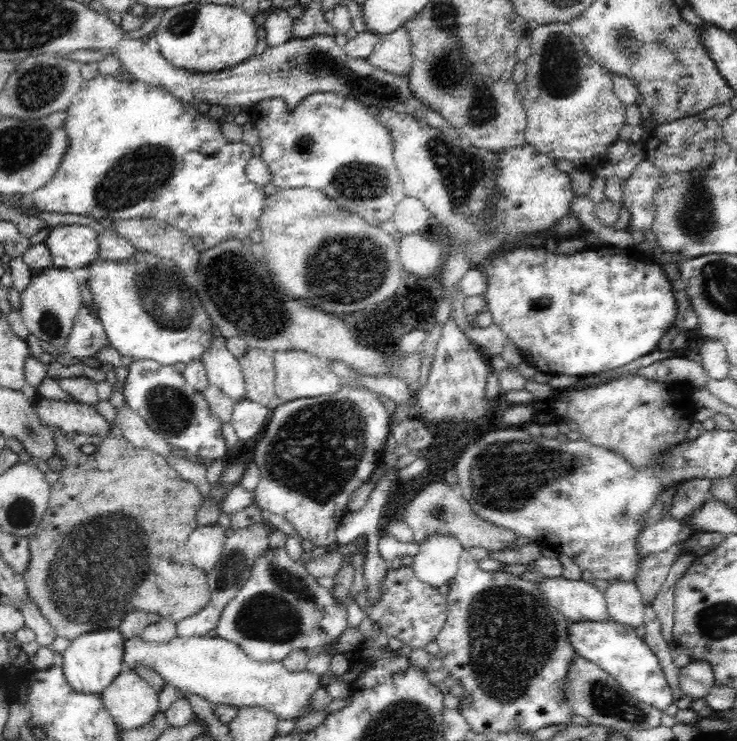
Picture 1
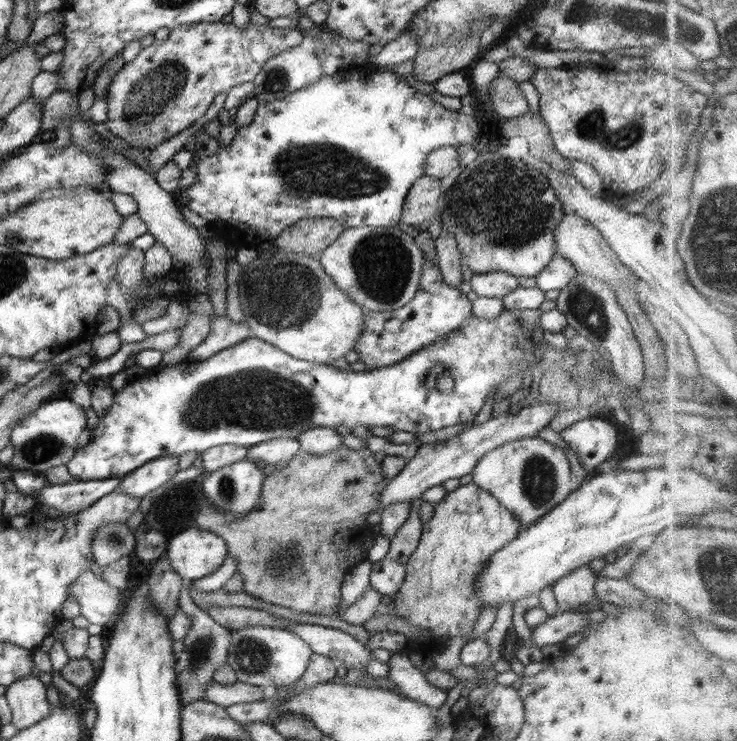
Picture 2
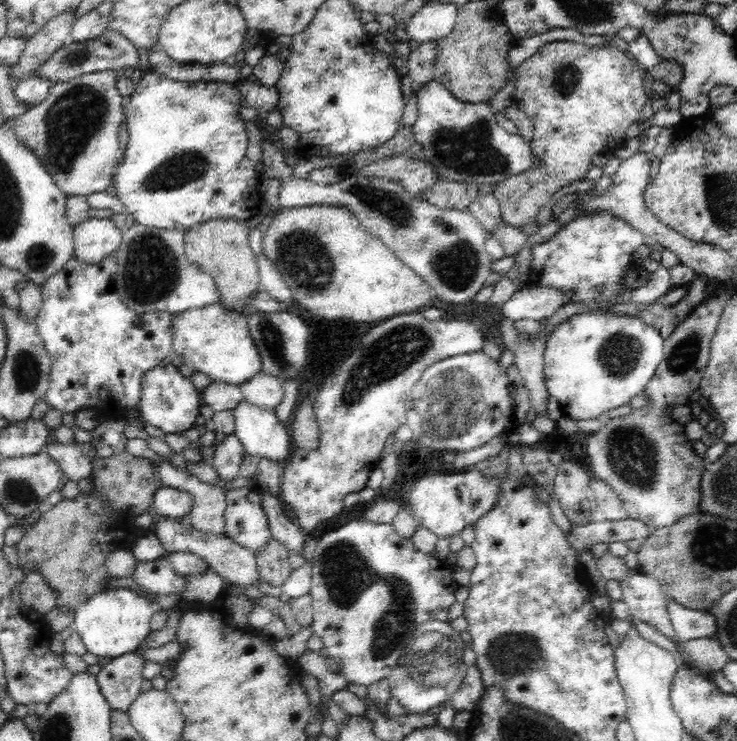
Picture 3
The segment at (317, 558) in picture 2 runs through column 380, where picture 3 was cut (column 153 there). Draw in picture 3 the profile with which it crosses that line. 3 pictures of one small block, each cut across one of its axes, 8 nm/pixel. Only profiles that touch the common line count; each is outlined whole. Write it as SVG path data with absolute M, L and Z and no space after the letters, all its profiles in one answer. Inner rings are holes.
M125 450L110 458L94 458L92 463L92 485L93 493L90 495L79 494L74 500L63 499L56 506L42 509L39 512L38 520L34 526L27 530L25 536L15 545L21 561L20 570L25 575L36 570L44 575L48 585L58 591L56 607L67 611L74 611L91 596L101 593L110 588L107 578L110 576L104 562L106 556L120 548L132 552L132 546L140 536L144 536L148 529L138 528L135 519L139 515L150 513L154 506L154 492L158 488L164 488L164 483L160 481L155 473L154 462L143 457L134 457Z

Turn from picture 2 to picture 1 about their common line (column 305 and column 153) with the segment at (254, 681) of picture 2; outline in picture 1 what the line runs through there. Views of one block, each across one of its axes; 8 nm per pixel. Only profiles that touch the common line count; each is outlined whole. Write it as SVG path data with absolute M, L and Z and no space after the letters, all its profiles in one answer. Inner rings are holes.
M200 636L196 638L174 638L169 642L156 643L151 642L150 640L141 640L138 637L126 639L124 642L124 654L123 654L123 666L124 669L131 670L132 668L136 668L136 666L147 666L150 670L153 670L156 674L159 674L159 677L165 682L165 684L169 684L173 686L178 692L180 692L181 696L185 694L196 694L196 696L200 696L200 698L204 698L204 700L208 700L208 702L212 702L212 704L224 704L228 706L238 706L238 707L264 707L278 715L278 720L293 720L296 721L298 718L305 716L312 710L308 710L308 705L310 703L310 699L312 694L318 690L318 688L324 688L324 685L320 685L320 678L322 675L320 674L312 674L308 670L304 671L289 671L281 662L256 662L252 660L242 649L239 644L234 642L229 642L224 638L209 638L206 636Z

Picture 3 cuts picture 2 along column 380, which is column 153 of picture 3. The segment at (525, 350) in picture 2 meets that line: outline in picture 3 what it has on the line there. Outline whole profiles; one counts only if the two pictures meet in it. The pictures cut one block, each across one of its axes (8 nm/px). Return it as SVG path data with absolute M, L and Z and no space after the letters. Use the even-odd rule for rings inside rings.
M174 364L156 365L142 377L138 410L140 417L150 426L164 431L165 434L181 435L194 428L193 421L201 414L200 397L200 392L190 378L183 376Z

